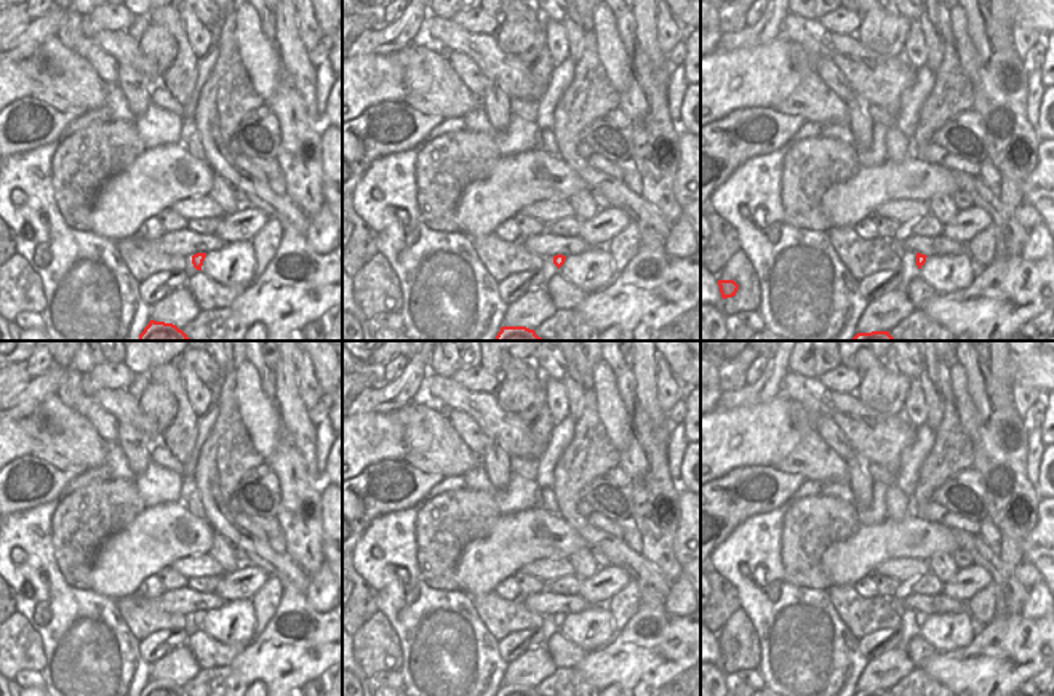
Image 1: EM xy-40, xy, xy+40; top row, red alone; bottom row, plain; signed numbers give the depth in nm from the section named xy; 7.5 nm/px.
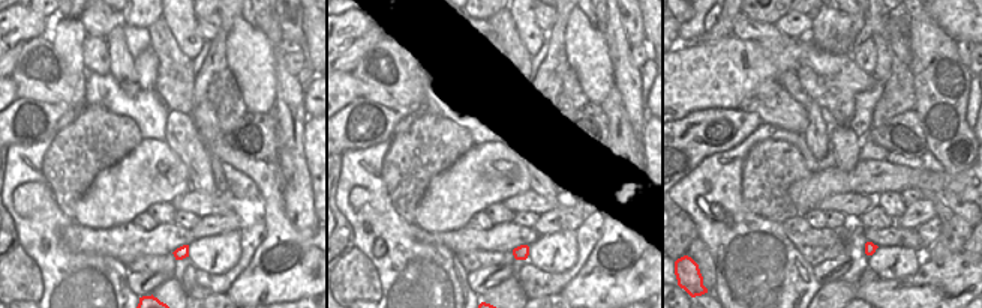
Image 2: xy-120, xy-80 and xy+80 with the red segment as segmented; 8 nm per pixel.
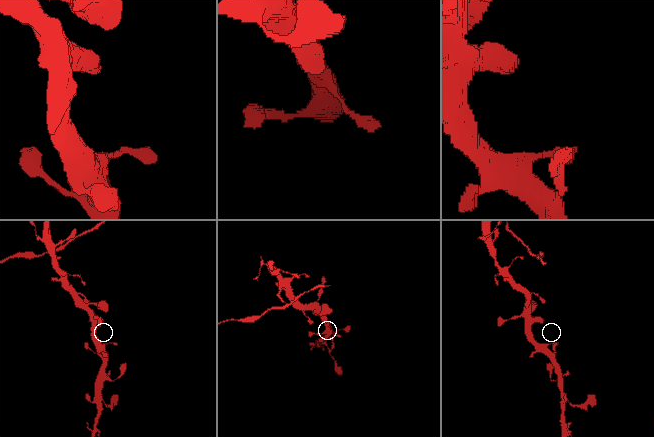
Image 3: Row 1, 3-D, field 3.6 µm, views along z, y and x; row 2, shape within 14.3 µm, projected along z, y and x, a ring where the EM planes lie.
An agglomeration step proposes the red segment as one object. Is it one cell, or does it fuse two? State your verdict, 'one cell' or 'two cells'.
one cell

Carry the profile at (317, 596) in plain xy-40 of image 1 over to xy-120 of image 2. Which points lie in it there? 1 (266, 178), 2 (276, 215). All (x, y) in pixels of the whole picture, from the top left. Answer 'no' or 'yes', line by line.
1: no
2: no

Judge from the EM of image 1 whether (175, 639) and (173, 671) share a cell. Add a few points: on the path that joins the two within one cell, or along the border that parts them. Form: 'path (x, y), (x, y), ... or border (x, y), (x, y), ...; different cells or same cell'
border (184, 644), (170, 650), (151, 666); different cells

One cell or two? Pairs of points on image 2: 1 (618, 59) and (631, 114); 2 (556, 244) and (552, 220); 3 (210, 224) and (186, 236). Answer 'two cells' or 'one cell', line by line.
1: one cell
2: two cells
3: two cells

